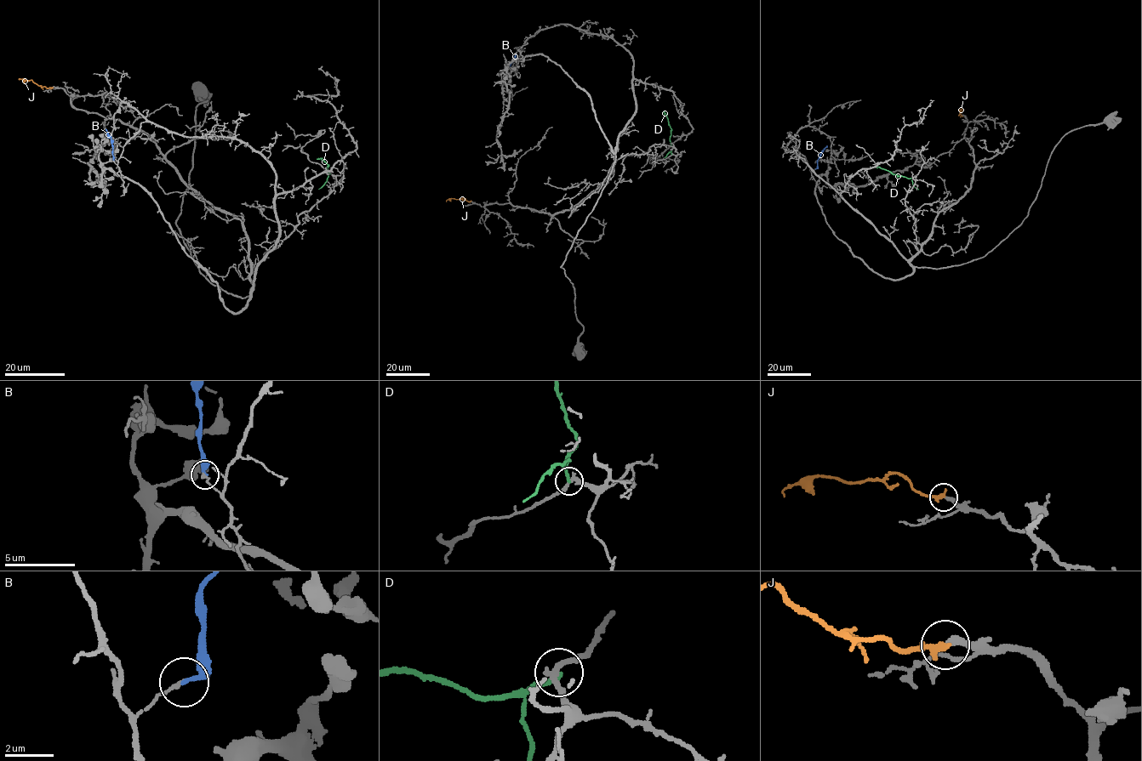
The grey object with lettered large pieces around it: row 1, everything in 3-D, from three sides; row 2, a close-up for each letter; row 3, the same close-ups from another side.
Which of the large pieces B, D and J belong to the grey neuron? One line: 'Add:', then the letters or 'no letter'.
Add: J

